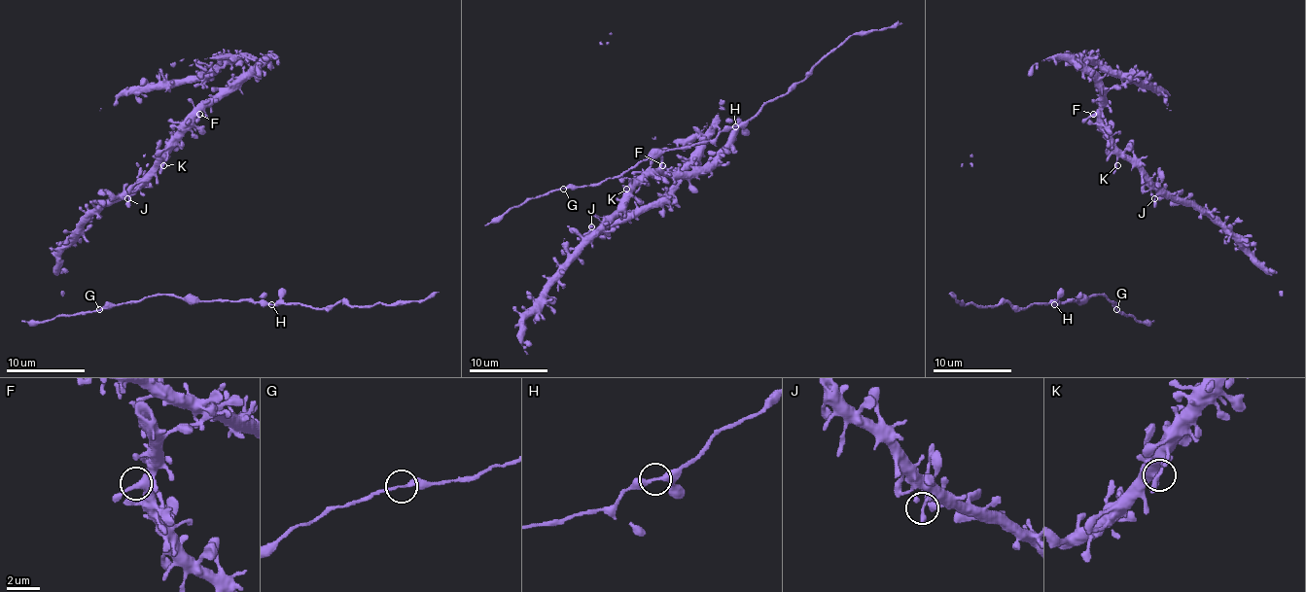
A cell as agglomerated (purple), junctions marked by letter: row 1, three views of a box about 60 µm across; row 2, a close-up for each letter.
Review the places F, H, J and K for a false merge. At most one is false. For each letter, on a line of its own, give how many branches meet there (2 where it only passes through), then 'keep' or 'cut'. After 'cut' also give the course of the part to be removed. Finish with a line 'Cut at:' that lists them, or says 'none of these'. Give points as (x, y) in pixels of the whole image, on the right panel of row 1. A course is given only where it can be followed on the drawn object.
F: 2 branches meet; keep
H: 2 branches meet; keep
J: 1 branches meet; keep
K: 2 branches meet; keep
Cut at: none of these

